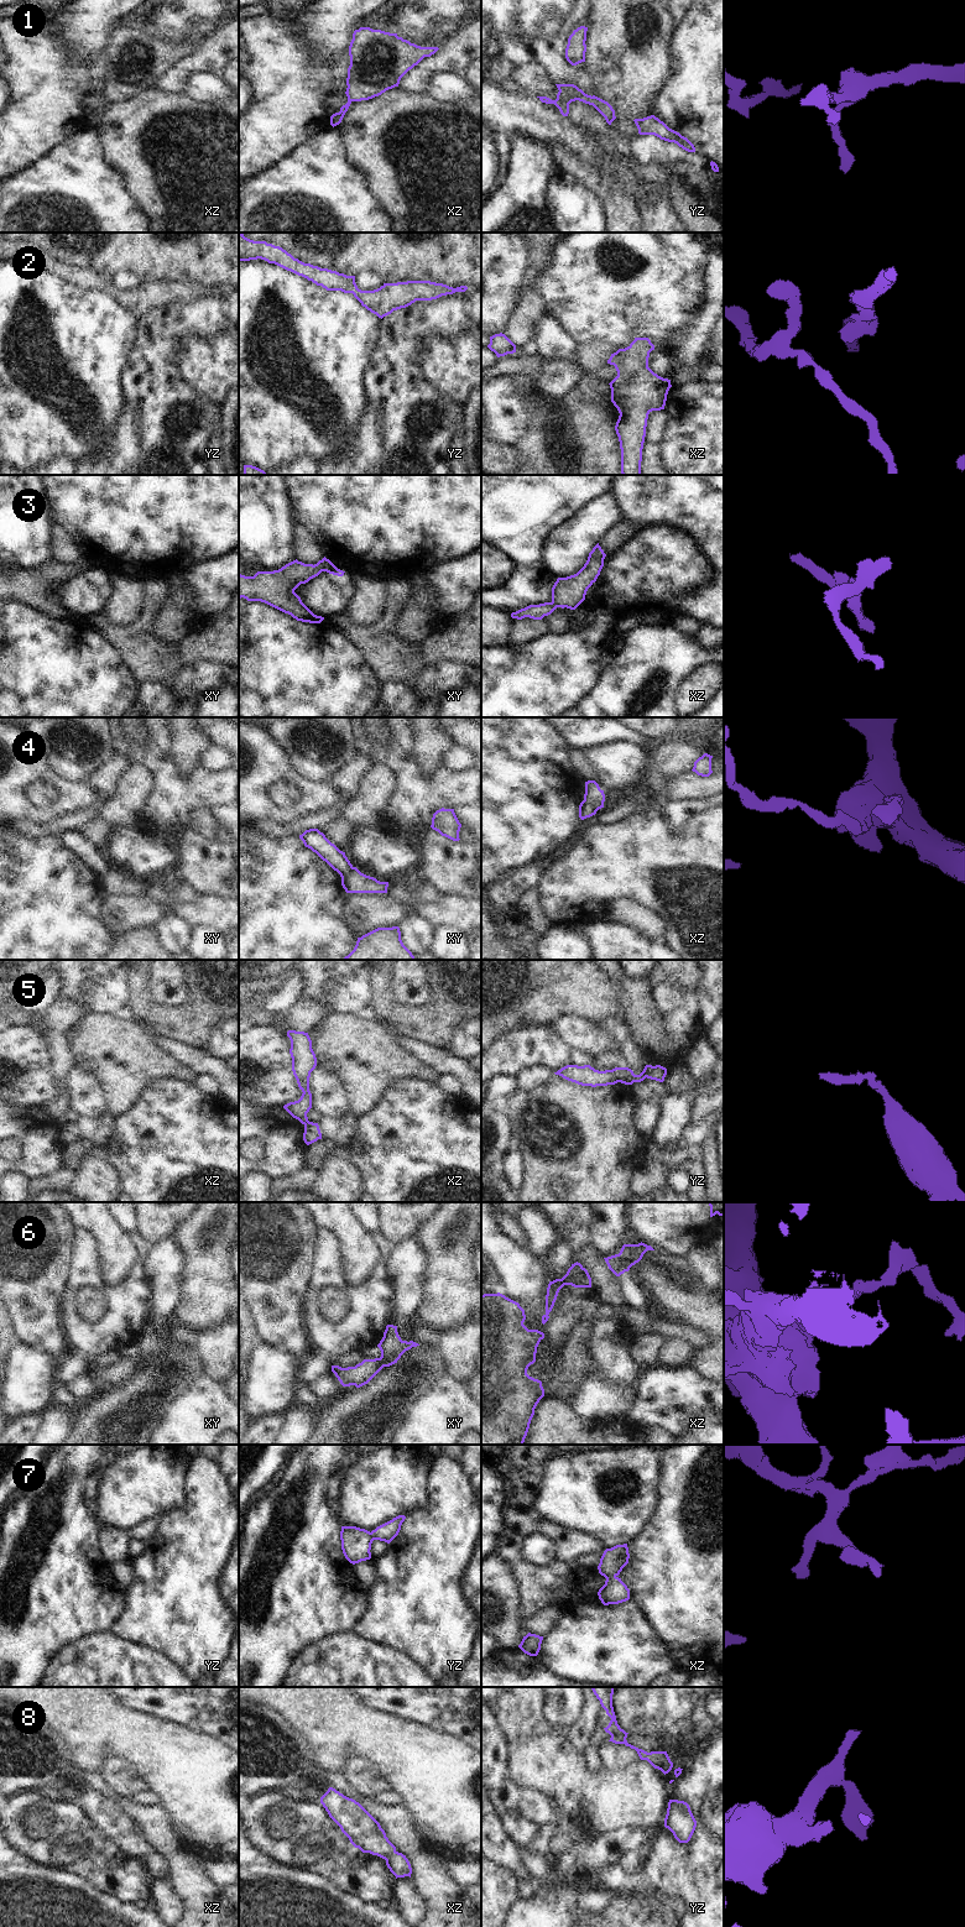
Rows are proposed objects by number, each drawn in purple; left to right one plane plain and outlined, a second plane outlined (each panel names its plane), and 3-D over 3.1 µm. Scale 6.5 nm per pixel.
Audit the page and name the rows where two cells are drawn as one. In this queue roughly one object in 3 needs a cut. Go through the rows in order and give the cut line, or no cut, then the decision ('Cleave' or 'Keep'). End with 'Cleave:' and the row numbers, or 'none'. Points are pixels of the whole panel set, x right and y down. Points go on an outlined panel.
1: No split. Keep
2: No split. Keep
3: No split. Keep
4: Split along xy (353, 867), (342, 878). Cleave
5: Split along yz (642, 1071), (646, 1076). Cleave
6: No split. Keep
7: No split. Keep
8: No split. Keep
Cleave: 4, 5

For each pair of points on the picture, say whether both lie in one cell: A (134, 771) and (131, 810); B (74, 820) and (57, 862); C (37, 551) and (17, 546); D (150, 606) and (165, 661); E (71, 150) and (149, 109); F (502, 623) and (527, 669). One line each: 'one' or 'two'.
A: one
B: two
C: one
D: one
E: two
F: two

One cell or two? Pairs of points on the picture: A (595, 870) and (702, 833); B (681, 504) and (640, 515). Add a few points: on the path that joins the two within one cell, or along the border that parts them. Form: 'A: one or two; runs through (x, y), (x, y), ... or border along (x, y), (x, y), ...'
A: one; runs through (621, 860), (676, 858)
B: one; runs through (671, 504), (650, 505)

